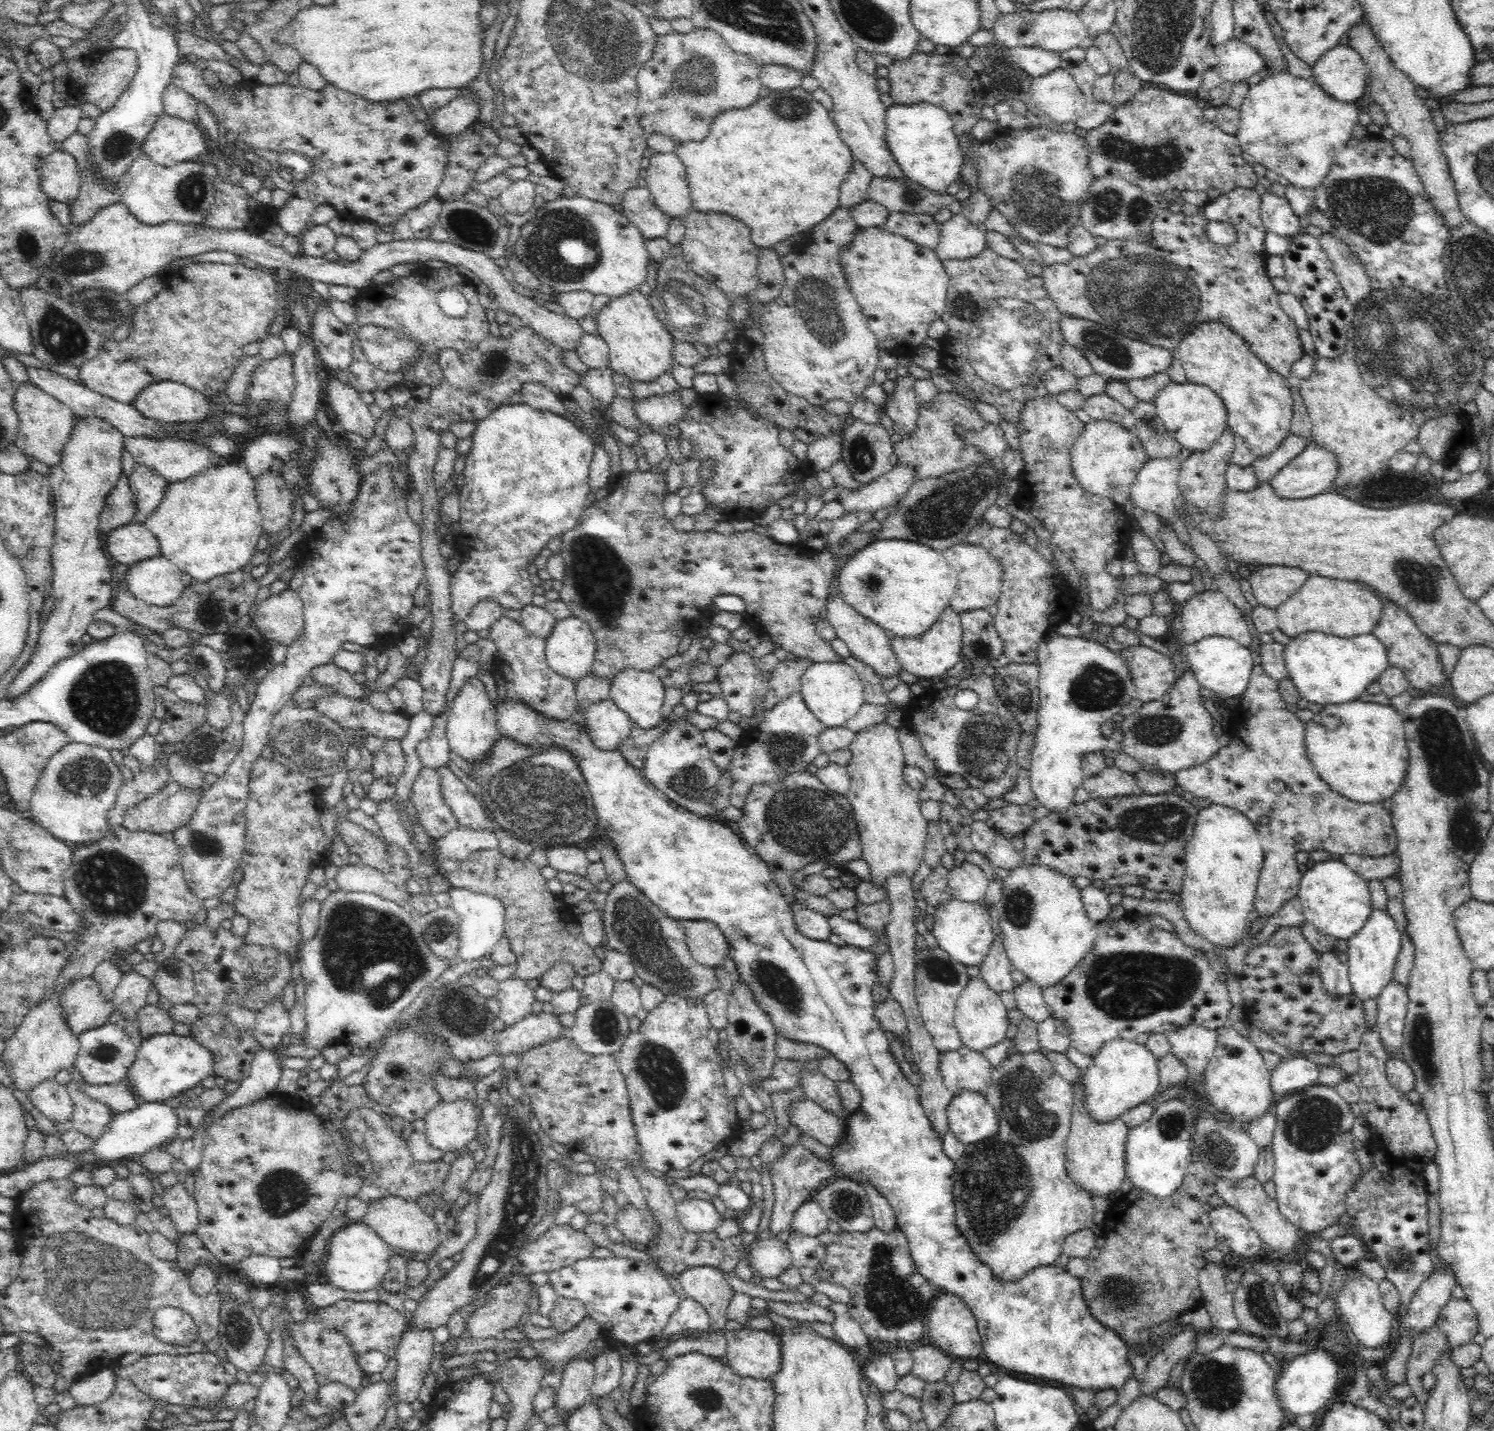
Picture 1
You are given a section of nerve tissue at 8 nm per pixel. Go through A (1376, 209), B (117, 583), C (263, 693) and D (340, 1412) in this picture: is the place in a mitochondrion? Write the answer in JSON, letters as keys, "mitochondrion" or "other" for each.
{"A":"mitochondrion","B":"other","C":"other","D":"other"}

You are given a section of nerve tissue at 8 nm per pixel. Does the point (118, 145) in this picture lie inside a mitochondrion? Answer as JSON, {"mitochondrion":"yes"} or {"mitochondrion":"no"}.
{"mitochondrion":"yes"}

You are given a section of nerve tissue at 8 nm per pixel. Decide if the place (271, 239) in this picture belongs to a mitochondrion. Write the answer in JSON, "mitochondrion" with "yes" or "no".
{"mitochondrion":"no"}

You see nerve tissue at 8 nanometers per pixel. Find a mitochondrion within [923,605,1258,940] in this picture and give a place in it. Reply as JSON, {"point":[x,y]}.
{"point":[985,747]}

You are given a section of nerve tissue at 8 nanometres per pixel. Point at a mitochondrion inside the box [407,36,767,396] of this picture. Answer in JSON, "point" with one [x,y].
{"point":[559,251]}

